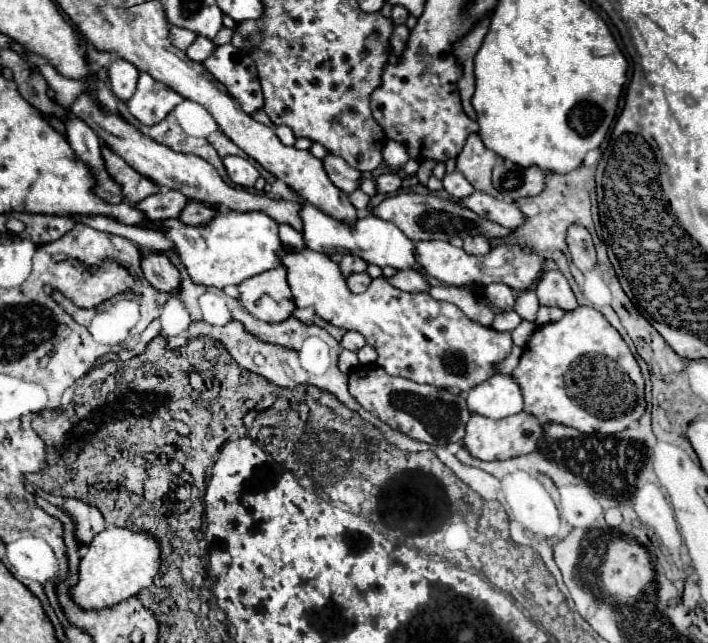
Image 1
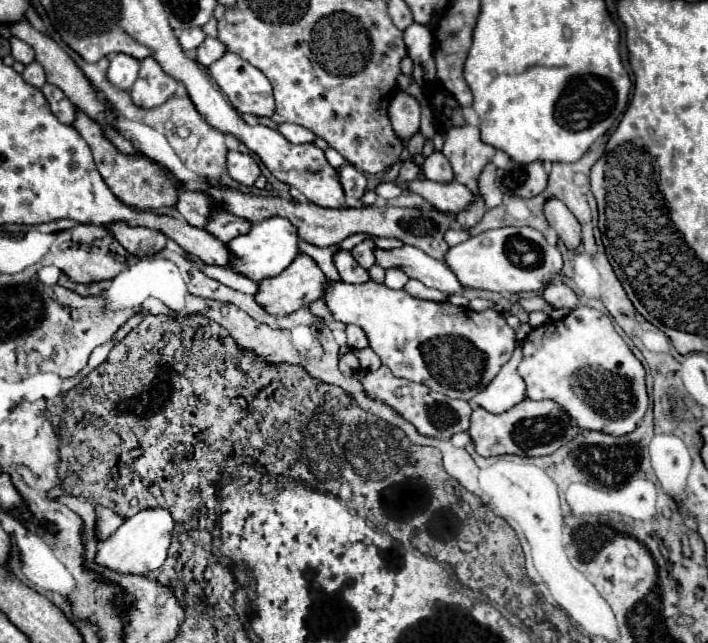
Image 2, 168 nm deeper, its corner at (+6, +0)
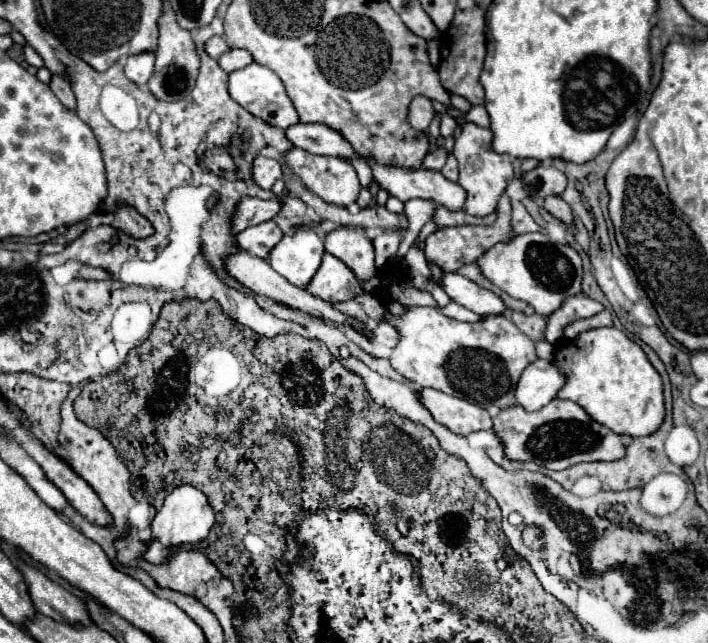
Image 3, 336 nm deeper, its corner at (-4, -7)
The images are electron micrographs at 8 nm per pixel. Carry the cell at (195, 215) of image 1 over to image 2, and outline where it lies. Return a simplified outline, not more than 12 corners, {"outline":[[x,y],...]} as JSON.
{"outline":[[216,212],[206,230],[222,242],[250,232],[252,222]]}

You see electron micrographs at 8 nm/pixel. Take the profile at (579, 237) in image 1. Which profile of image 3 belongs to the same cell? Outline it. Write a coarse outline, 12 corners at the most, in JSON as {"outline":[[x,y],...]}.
{"outline":[[546,197],[544,209],[574,231],[574,213],[560,197]]}

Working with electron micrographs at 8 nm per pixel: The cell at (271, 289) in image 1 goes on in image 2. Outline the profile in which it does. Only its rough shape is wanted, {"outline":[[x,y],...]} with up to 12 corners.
{"outline":[[300,254],[260,282],[256,302],[292,314],[326,290],[324,272]]}

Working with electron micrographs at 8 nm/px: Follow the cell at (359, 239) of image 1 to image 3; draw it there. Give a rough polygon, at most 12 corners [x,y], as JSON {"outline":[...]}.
{"outline":[[444,273],[440,287],[452,301],[478,315],[506,309],[498,295],[458,273]]}

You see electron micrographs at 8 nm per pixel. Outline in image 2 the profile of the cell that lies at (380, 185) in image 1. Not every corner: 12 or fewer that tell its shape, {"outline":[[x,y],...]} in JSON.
{"outline":[[412,158],[402,162],[396,184],[414,180],[420,172]]}

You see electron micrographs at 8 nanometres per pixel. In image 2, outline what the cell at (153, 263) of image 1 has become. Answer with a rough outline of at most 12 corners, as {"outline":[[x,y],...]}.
{"outline":[[114,222],[110,232],[130,254],[152,256],[166,246],[154,228]]}

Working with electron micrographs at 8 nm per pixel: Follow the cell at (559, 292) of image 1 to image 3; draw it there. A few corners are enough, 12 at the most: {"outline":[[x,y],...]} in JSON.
{"outline":[[586,295],[568,297],[550,315],[546,341],[556,345],[562,329],[576,319],[600,313],[598,301]]}

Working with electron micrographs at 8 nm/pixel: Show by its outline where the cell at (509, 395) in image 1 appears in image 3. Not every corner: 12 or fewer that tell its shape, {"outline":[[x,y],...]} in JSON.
{"outline":[[536,359],[520,375],[516,405],[538,411],[556,397],[564,375]]}

